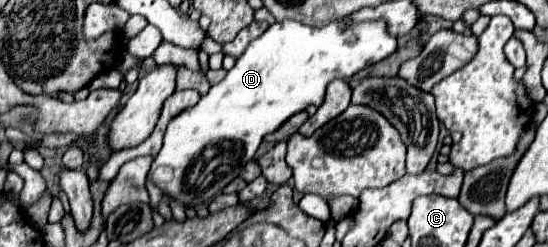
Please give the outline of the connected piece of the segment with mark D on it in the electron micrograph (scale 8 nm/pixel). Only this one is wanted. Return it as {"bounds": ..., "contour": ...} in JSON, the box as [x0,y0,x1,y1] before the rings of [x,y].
{"bounds":[147,20,397,206],"contour":[[[283,20],[283,22],[271,24],[269,30],[263,32],[263,36],[255,38],[255,40],[247,46],[247,50],[237,58],[237,64],[227,72],[227,76],[225,76],[219,84],[211,86],[209,94],[205,94],[193,108],[185,110],[185,114],[179,114],[179,116],[175,116],[175,118],[169,122],[167,132],[165,132],[165,140],[163,140],[163,148],[161,148],[161,152],[155,156],[153,166],[151,166],[151,172],[149,172],[147,178],[149,178],[151,182],[155,182],[165,194],[169,194],[171,198],[179,200],[183,206],[199,206],[199,204],[209,202],[211,198],[215,198],[217,194],[221,194],[223,188],[225,188],[233,178],[239,176],[239,170],[241,170],[249,160],[253,160],[253,156],[255,156],[255,152],[257,152],[257,148],[259,148],[259,144],[261,144],[261,140],[263,140],[263,136],[267,136],[269,132],[275,132],[285,120],[289,120],[293,114],[305,110],[307,106],[321,106],[321,104],[323,104],[323,98],[325,98],[327,84],[329,84],[331,80],[335,80],[335,78],[349,80],[351,76],[355,76],[355,74],[357,74],[359,70],[363,70],[365,66],[375,64],[375,62],[381,62],[383,58],[387,58],[389,54],[393,54],[395,48],[397,48],[397,38],[393,38],[393,36],[385,30],[385,22],[383,22],[383,20],[377,20],[377,22],[345,22],[345,20],[335,20],[335,22],[331,22],[331,24],[325,24],[323,28],[307,26],[307,24],[301,24],[301,22],[297,22],[297,20]]]}

